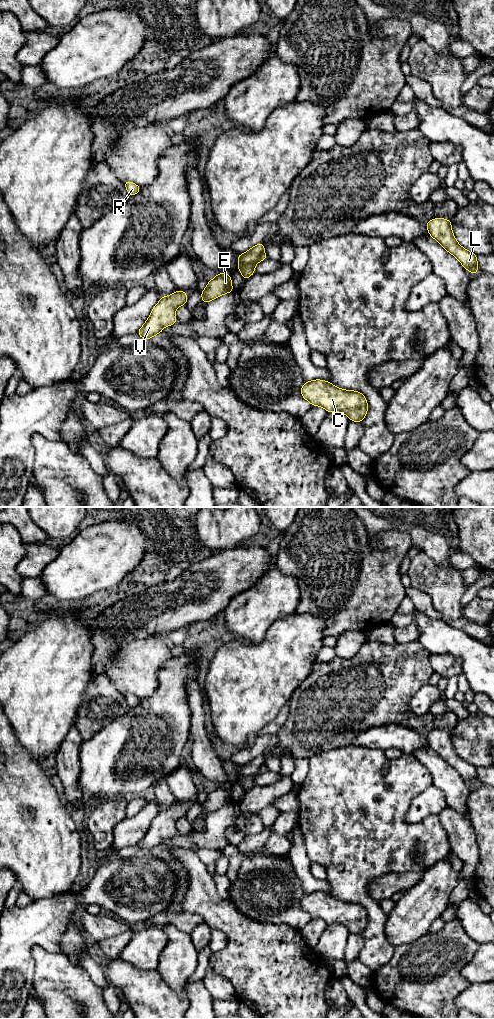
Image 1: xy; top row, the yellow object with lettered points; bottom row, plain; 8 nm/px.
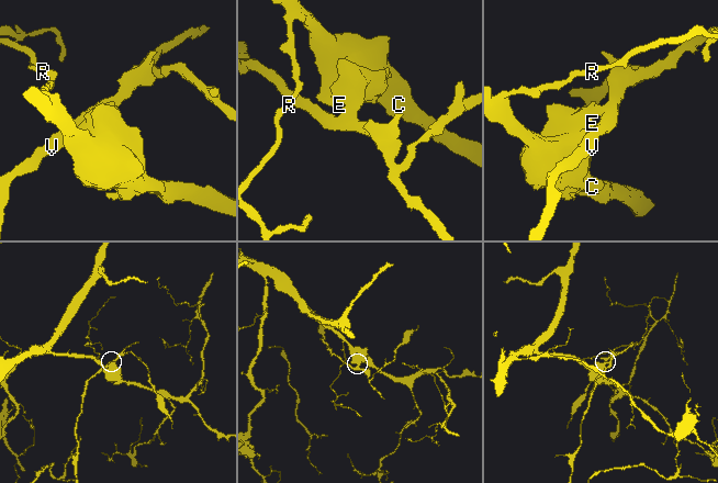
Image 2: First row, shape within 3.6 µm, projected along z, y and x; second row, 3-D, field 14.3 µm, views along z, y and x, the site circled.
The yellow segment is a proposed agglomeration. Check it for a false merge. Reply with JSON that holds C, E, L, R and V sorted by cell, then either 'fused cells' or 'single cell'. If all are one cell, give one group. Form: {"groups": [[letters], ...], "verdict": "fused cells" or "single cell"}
{"groups": [["C", "E", "R"], ["L", "V"]], "verdict": "fused cells"}

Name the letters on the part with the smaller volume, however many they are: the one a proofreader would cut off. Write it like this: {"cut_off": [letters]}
{"cut_off": ["L", "V"]}

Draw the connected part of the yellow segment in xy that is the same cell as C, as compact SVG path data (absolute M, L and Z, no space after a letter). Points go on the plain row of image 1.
M306 893L300 903L312 918L323 919L327 924L344 925L350 933L362 935L368 923L366 909L361 904L344 902L329 893Z

